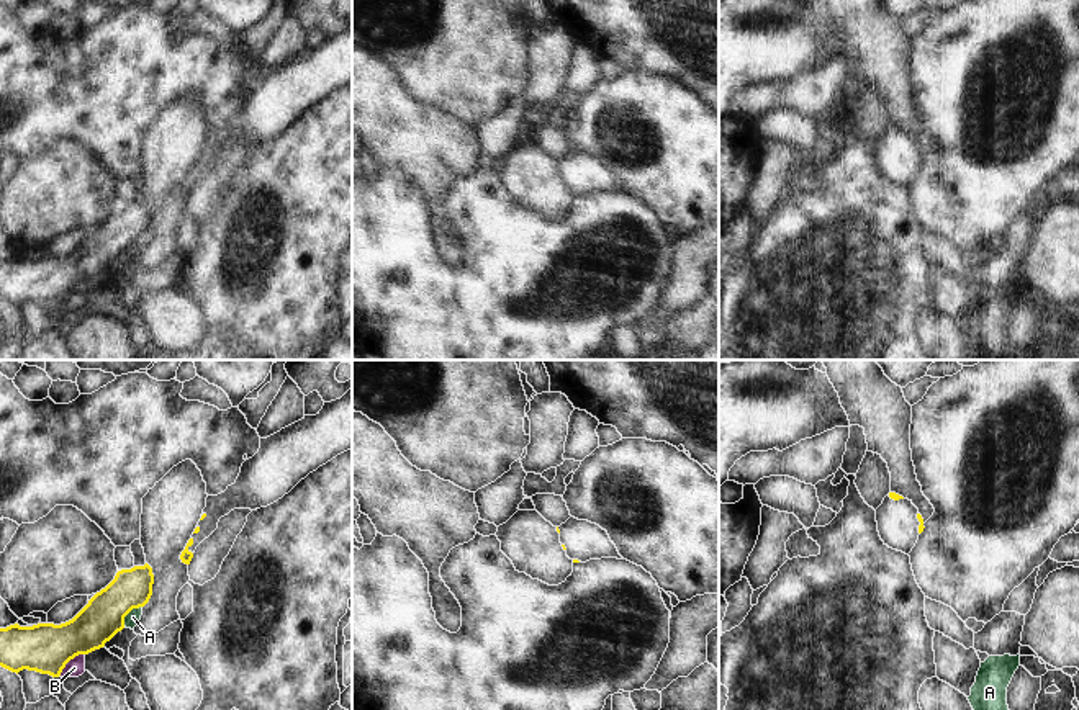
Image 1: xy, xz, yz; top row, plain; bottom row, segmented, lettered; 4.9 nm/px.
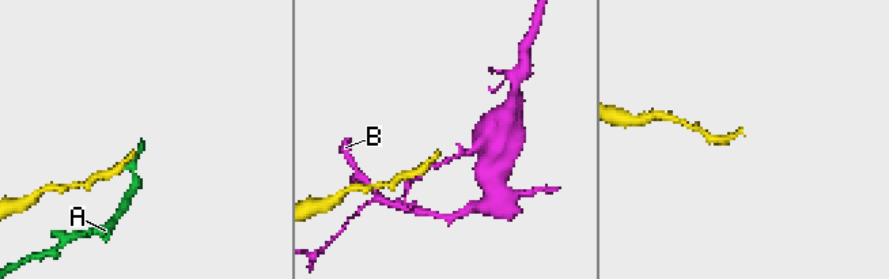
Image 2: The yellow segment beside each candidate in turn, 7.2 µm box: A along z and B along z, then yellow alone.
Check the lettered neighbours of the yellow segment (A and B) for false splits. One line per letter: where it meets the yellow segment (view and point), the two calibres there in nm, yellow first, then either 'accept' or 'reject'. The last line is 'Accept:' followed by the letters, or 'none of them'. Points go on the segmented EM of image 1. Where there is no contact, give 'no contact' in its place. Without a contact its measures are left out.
A: xy (128, 612) | 200/70 nm | reject
B: xy (69, 660) | 240/90 nm | reject
Accept: none of them

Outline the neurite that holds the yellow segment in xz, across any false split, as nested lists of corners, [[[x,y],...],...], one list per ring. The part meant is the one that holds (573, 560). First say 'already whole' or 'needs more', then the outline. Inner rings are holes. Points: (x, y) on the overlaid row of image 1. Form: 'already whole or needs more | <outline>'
needs more | [[[570,517],[565,524],[557,527],[557,532],[560,533],[560,543],[567,556],[573,563],[601,558],[622,559],[607,532],[596,524]]]

